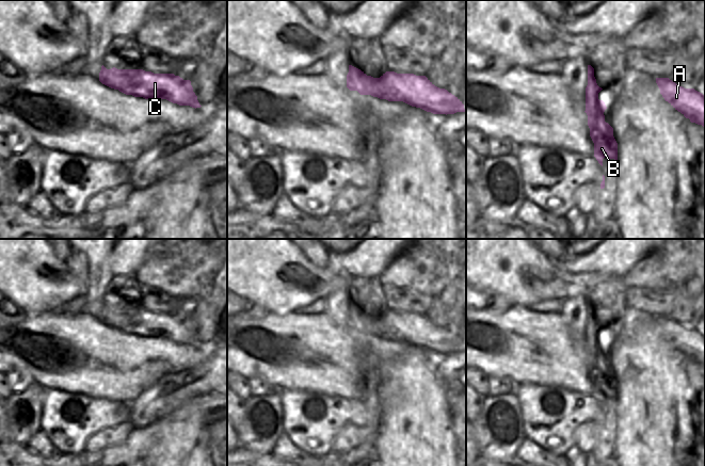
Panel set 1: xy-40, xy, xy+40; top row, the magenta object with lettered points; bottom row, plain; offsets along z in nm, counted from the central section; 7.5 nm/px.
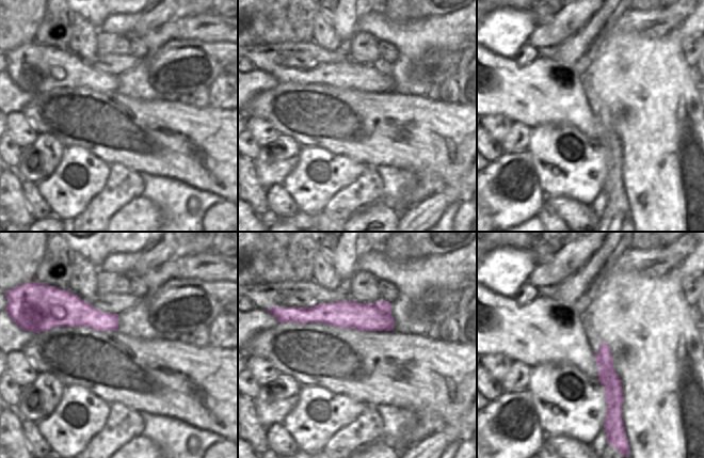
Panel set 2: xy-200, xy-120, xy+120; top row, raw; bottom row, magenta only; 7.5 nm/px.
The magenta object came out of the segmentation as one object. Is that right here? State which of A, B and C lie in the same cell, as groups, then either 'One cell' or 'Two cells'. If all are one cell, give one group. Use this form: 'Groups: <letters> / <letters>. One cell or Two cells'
Groups: A C / B. Two cells

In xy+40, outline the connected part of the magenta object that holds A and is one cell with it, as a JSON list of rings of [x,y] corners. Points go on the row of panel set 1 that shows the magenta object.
[[[656,78],[656,83],[666,101],[691,123],[705,128],[705,95],[694,89],[685,89],[669,78]]]

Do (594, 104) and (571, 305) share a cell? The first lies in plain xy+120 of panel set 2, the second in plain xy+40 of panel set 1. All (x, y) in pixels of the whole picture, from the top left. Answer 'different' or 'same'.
same

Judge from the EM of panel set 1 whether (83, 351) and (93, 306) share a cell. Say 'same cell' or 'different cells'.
different cells

